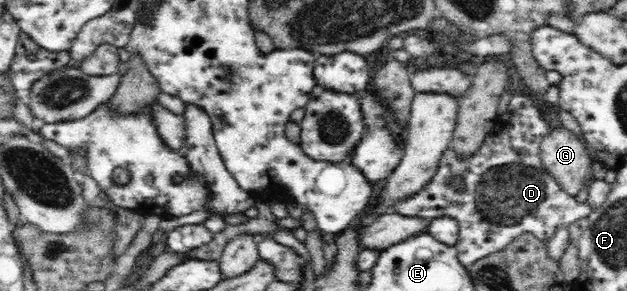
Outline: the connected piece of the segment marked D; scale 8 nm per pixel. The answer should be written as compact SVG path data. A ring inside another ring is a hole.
M513 95L507 110L496 116L491 132L471 156L462 158L453 147L448 147L441 155L437 170L432 174L427 186L421 187L419 191L403 199L393 201L388 206L388 210L404 217L434 219L447 215L449 218L454 218L459 225L459 236L455 247L458 250L458 258L467 268L479 259L501 252L507 244L511 244L511 241L523 232L531 232L537 239L549 241L558 229L567 229L575 221L587 220L594 208L593 205L581 204L573 200L573 196L562 192L555 179L541 166L539 150L544 138L551 134L545 126L547 126L547 120L543 120L541 110L531 96ZM451 176L460 176L462 189L455 189L447 183Z

